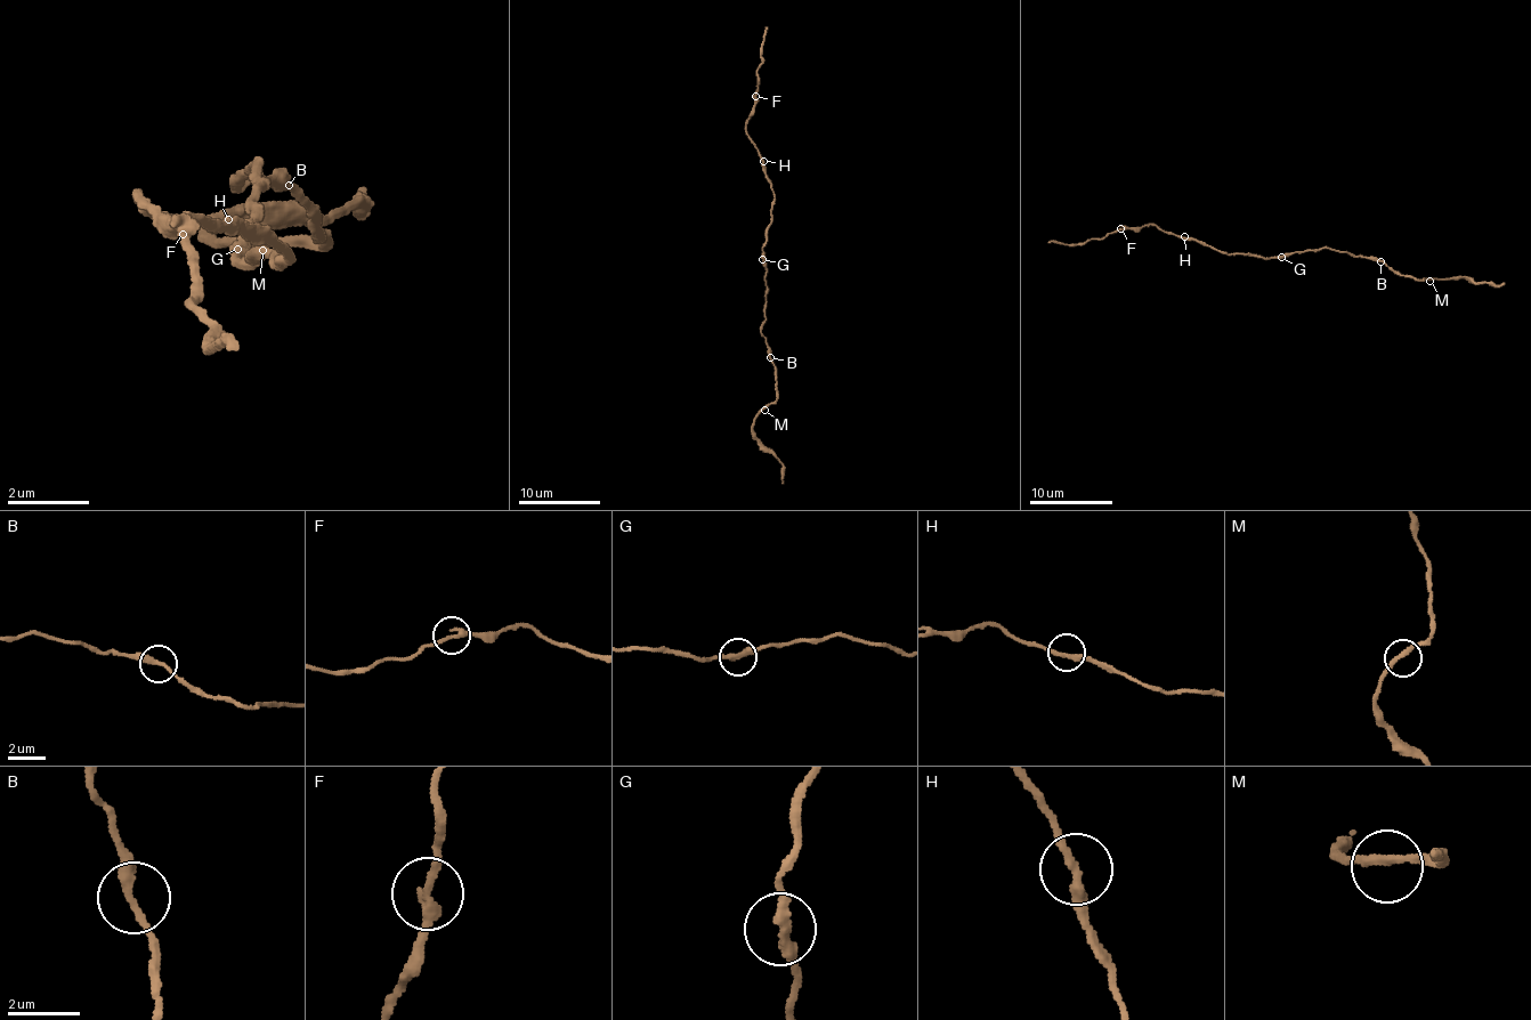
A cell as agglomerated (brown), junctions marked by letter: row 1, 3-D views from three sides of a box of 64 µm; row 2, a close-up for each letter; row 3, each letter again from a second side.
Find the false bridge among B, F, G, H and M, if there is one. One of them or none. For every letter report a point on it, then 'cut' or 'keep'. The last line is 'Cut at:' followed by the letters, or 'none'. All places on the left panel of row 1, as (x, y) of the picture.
B: (289, 185) | keep
F: (183, 234) | keep
G: (237, 249) | keep
H: (228, 219) | keep
M: (262, 250) | keep
Cut at: none

